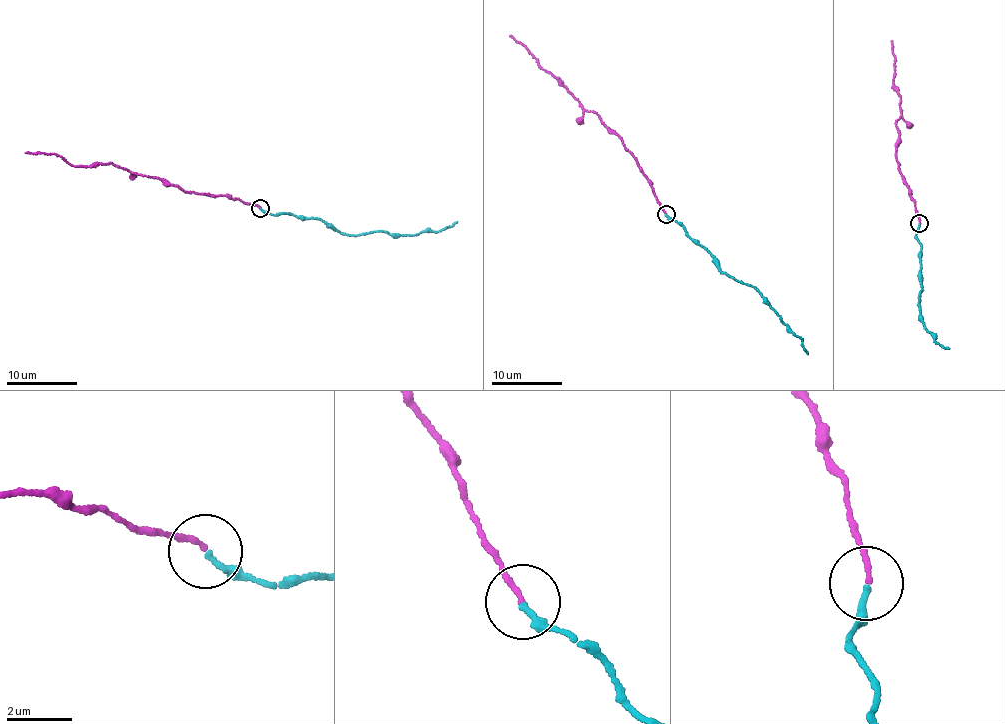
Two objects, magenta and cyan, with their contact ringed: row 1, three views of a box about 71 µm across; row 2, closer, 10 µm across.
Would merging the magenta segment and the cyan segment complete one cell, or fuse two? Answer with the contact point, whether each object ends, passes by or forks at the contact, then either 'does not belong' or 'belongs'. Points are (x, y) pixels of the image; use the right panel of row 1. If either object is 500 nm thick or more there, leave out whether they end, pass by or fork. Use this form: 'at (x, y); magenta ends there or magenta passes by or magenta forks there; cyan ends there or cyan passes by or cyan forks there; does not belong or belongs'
at (919, 223); magenta ends there; cyan ends there; belongs

